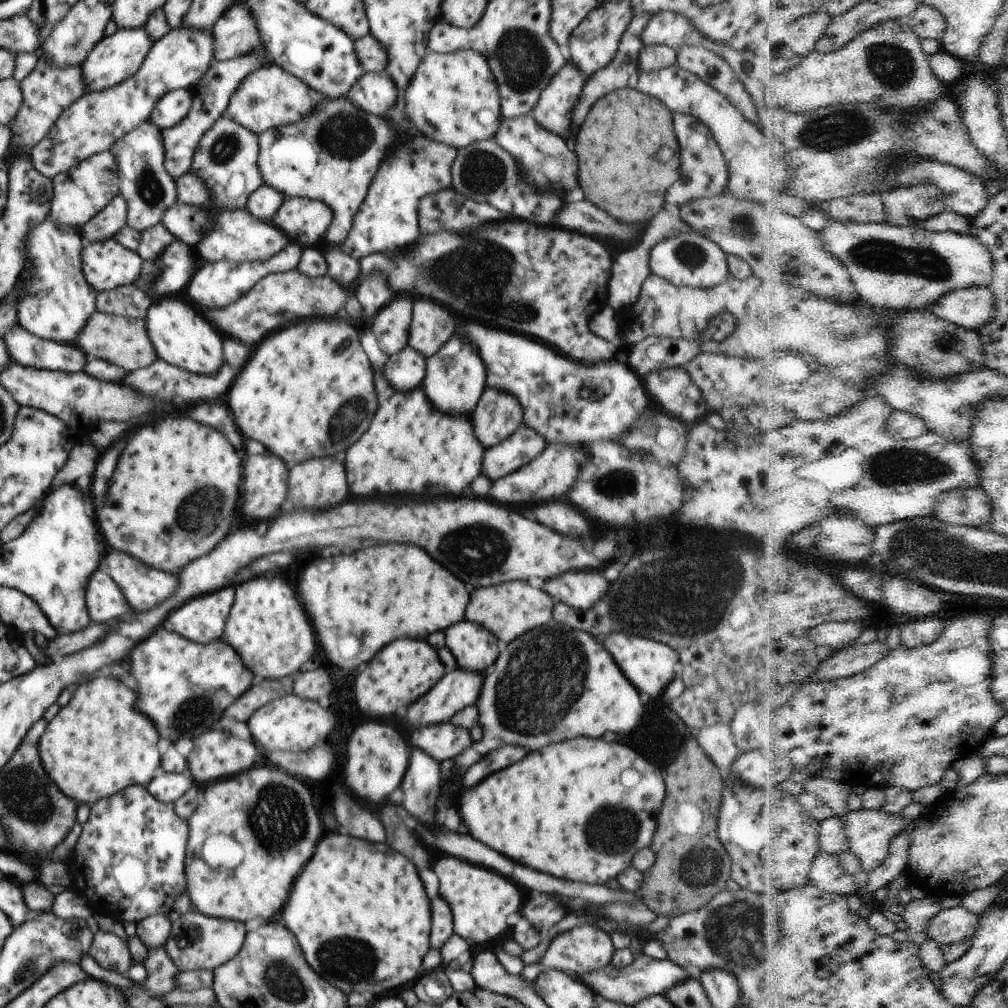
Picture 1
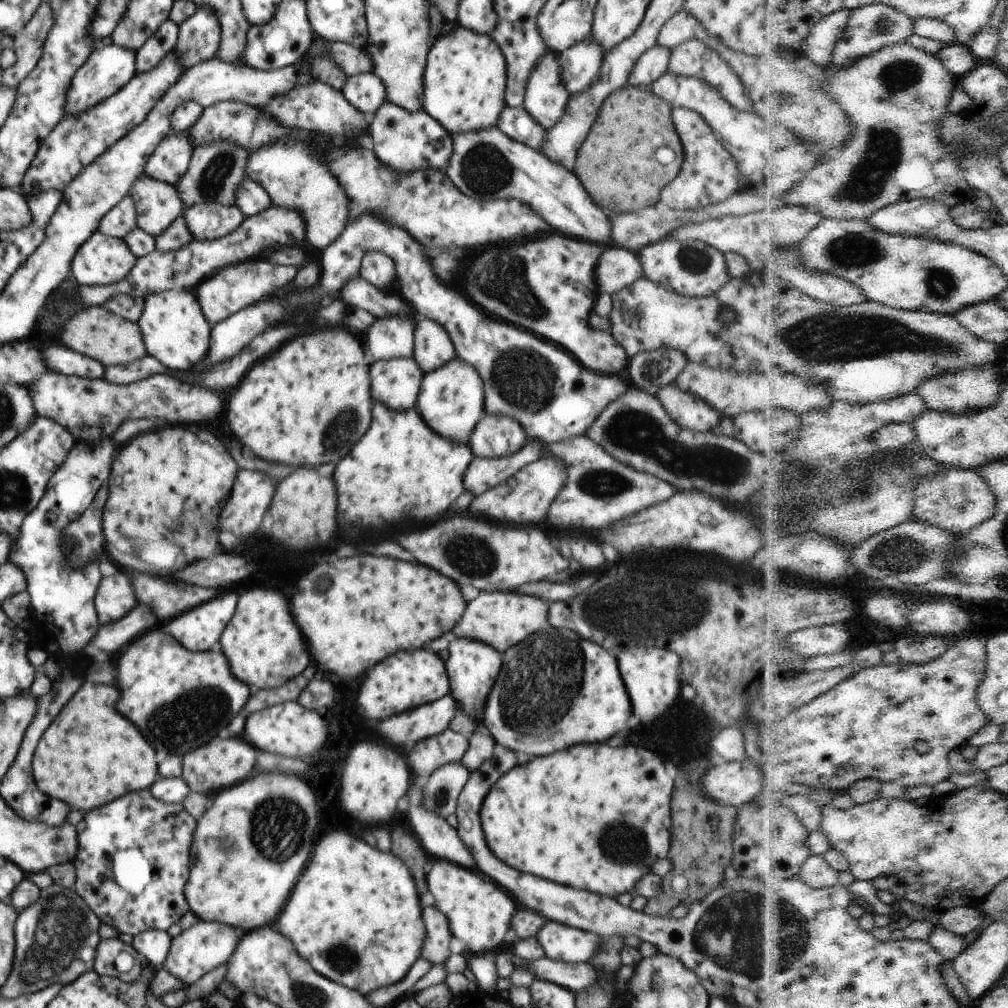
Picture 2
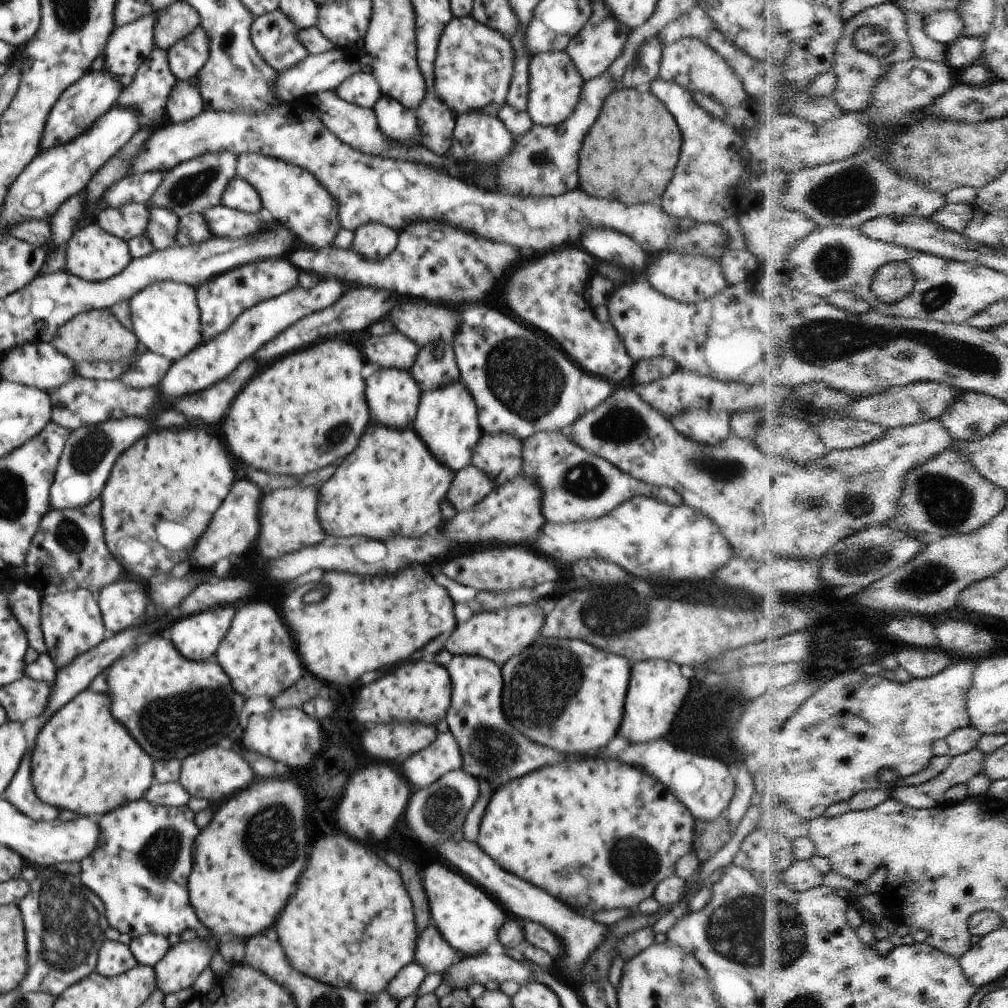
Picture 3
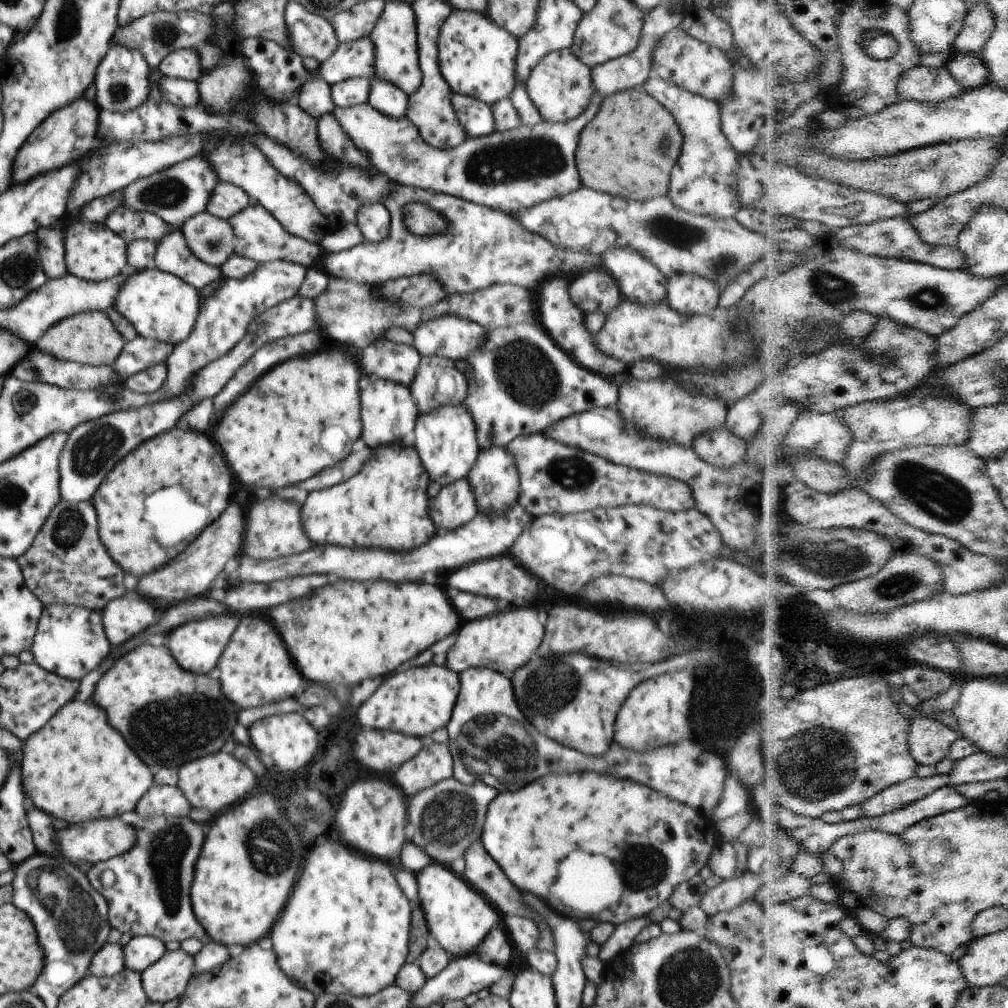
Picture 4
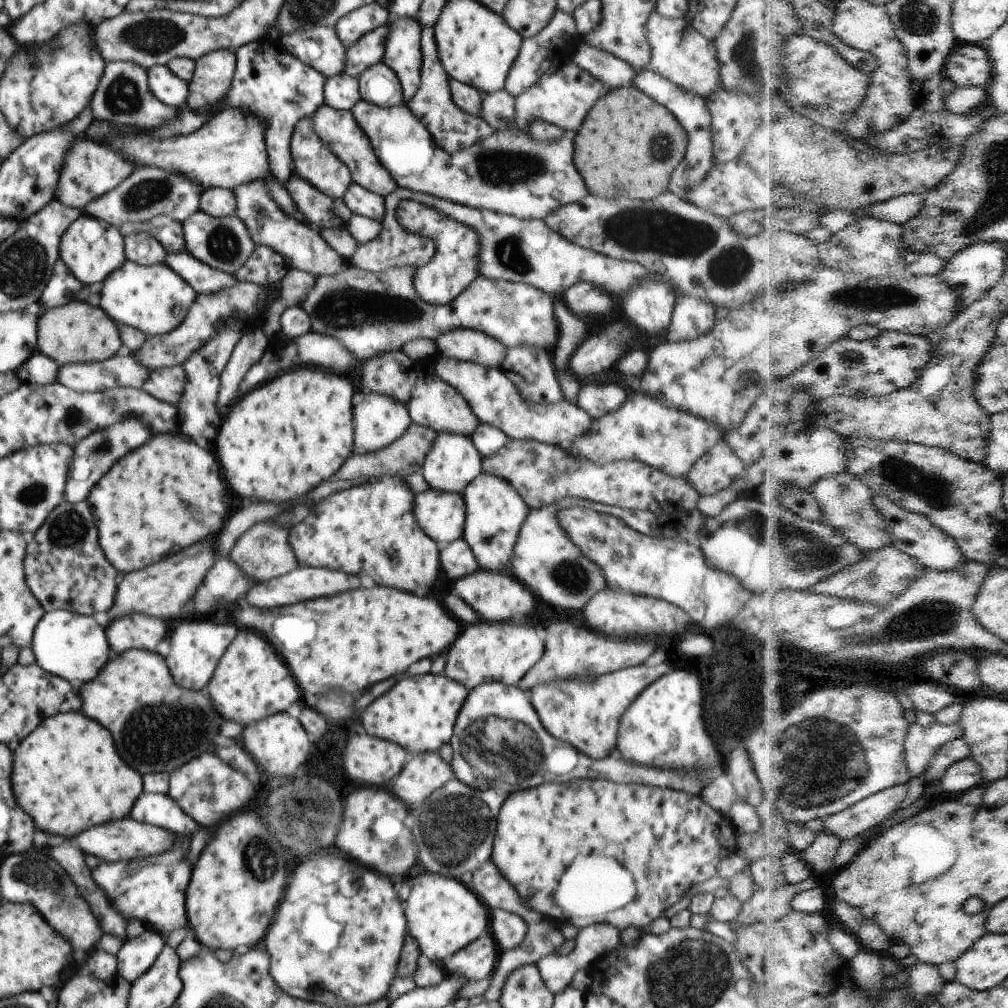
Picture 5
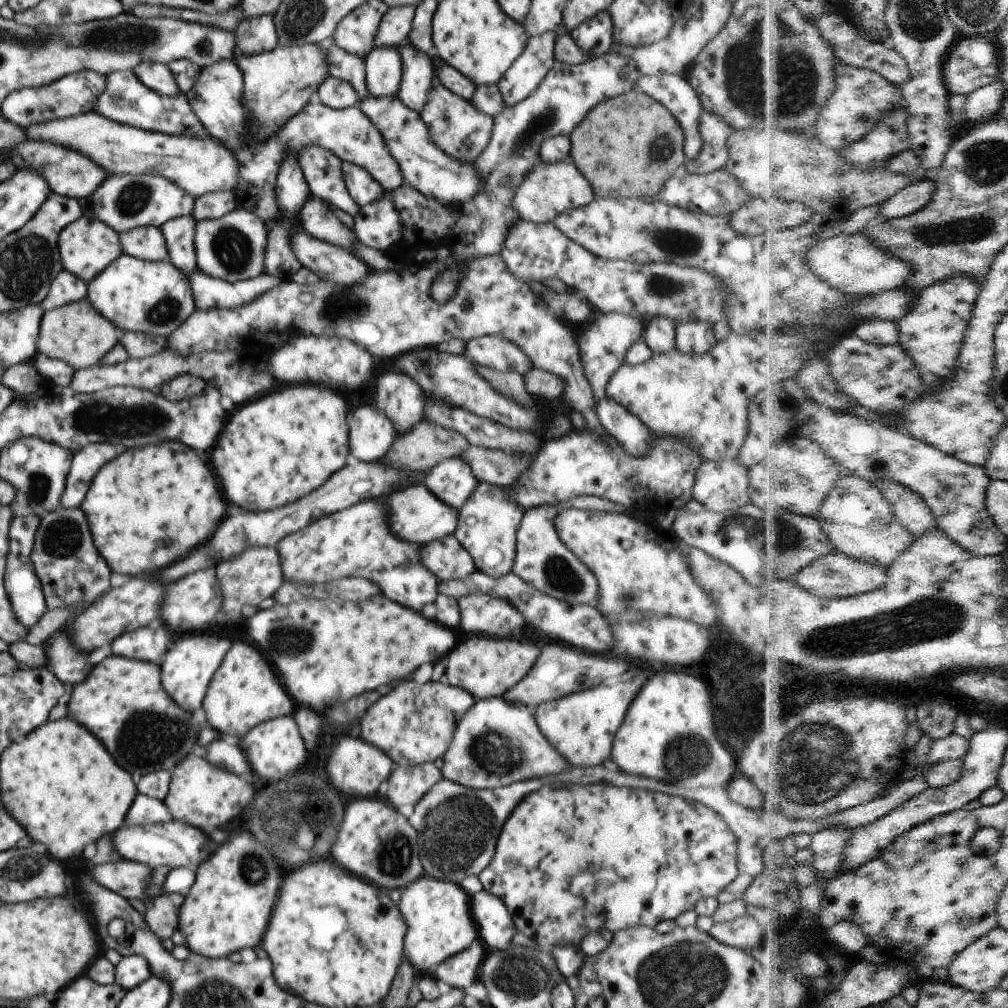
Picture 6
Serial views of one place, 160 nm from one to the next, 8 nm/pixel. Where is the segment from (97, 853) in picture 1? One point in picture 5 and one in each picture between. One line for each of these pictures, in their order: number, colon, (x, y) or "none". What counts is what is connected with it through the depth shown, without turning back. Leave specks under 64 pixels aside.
2: (132, 864)
3: (140, 869)
4: (150, 897)
5: (153, 890)

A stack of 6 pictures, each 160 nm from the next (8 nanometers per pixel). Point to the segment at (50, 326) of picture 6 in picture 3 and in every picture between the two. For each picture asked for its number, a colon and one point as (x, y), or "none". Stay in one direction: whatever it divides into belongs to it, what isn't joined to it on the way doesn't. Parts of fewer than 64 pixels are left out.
3: (97, 335)
4: (91, 338)
5: (76, 332)

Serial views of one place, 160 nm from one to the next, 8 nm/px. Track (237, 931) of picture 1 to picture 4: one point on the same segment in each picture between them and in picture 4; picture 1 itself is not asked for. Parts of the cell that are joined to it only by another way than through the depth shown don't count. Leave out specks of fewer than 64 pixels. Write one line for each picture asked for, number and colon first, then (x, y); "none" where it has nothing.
2: (196, 950)
3: (180, 966)
4: (167, 978)

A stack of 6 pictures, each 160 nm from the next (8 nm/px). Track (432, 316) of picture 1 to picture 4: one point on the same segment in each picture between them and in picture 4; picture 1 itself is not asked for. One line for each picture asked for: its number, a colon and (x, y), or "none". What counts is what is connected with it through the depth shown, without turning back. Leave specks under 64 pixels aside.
2: (433, 348)
3: (435, 365)
4: (437, 382)

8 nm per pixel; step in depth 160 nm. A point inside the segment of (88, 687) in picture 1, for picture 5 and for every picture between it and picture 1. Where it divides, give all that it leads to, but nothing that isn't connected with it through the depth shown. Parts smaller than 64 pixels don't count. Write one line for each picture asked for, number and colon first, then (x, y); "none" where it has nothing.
2: (89, 755)
3: (84, 761)
4: (76, 768)
5: (67, 775)

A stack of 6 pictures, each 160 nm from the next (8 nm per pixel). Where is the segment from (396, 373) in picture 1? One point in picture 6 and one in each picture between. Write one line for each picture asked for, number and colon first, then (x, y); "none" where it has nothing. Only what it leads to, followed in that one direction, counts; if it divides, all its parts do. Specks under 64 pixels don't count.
2: (396, 382)
3: (393, 396)
4: (389, 414)
5: (379, 420)
6: (371, 435)

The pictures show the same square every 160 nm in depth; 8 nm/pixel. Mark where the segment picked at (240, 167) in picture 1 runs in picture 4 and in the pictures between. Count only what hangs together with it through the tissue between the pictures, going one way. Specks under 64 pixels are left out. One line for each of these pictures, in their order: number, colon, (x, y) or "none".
2: (215, 171)
3: (193, 186)
4: (178, 192)

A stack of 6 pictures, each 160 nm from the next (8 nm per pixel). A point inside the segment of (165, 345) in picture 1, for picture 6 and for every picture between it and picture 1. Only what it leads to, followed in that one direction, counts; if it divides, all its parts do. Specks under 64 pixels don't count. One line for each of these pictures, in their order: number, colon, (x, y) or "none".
2: (174, 329)
3: (166, 317)
4: (162, 306)
5: (154, 299)
6: (155, 298)

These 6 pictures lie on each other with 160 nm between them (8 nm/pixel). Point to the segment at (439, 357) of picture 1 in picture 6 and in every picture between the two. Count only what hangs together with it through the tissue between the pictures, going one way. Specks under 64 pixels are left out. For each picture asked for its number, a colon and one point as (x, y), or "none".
2: (451, 399)
3: (447, 421)
4: (445, 439)
5: (453, 461)
6: (452, 481)

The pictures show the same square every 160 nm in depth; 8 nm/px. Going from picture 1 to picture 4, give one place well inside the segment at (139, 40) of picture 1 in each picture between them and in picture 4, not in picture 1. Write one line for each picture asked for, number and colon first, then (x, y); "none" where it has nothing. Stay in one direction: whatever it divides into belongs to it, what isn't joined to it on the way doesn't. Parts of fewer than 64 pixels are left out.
2: (108, 68)
3: (84, 102)
4: (67, 134)

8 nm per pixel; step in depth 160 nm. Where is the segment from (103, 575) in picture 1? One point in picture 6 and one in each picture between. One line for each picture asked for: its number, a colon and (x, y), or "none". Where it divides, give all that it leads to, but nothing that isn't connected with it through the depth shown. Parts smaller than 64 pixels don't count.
2: (114, 598)
3: (122, 604)
4: (124, 617)
5: (132, 631)
6: (150, 644)

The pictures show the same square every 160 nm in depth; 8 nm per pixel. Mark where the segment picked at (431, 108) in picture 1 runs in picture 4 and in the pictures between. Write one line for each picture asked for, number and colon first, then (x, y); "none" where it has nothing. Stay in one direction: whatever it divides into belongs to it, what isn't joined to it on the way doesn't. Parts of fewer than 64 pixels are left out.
2: (465, 77)
3: (473, 68)
4: (477, 57)

